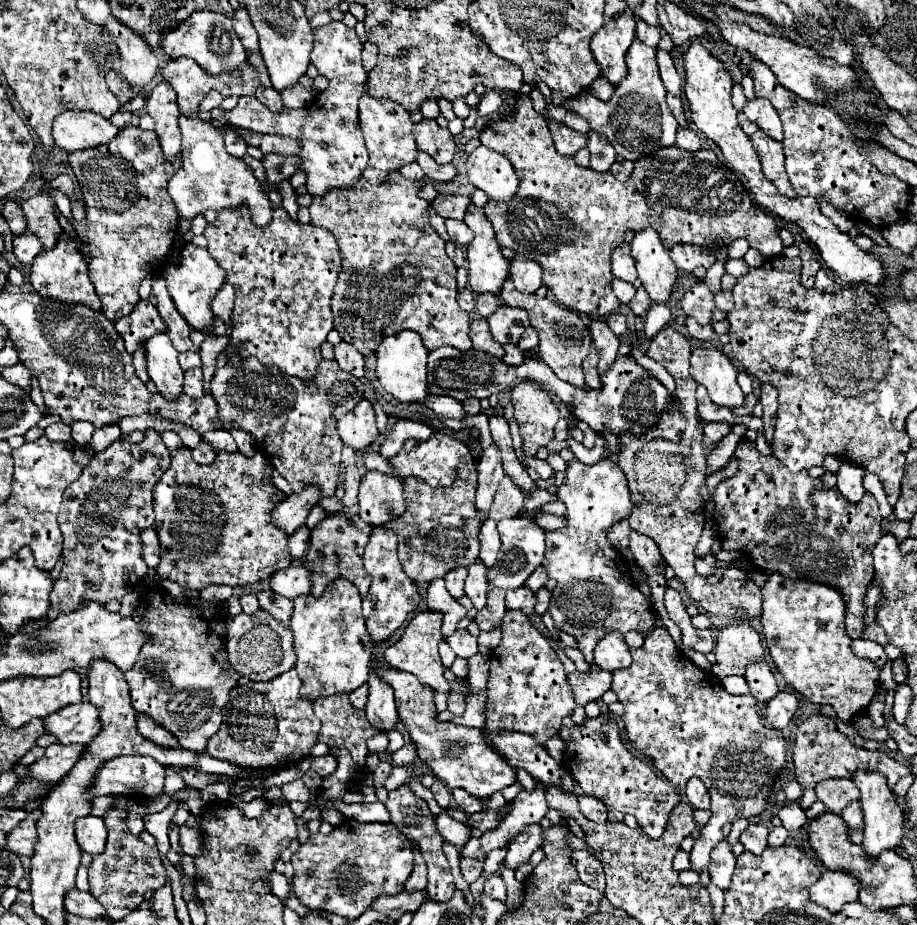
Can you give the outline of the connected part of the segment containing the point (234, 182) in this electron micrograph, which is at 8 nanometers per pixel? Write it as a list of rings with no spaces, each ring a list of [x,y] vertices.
[[[199,116],[193,118],[179,118],[179,128],[183,134],[183,150],[181,150],[181,158],[183,164],[181,168],[171,176],[169,180],[169,196],[173,198],[179,216],[193,220],[197,214],[205,212],[207,208],[211,210],[237,210],[241,206],[249,208],[251,214],[251,222],[257,228],[263,228],[265,224],[269,224],[269,220],[273,218],[273,206],[263,190],[263,186],[257,182],[257,178],[253,176],[253,170],[241,160],[241,158],[233,158],[223,144],[223,130],[199,120]]]

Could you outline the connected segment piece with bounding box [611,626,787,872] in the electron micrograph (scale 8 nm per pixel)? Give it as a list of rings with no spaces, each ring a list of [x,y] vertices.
[[[659,626],[655,630],[651,630],[647,636],[645,636],[645,644],[639,648],[639,650],[631,650],[631,656],[633,656],[633,664],[629,668],[623,668],[619,672],[613,672],[613,684],[611,684],[611,690],[617,694],[617,700],[623,704],[625,712],[623,712],[623,730],[627,734],[627,740],[633,744],[635,750],[639,750],[641,754],[645,754],[655,766],[657,770],[677,788],[684,789],[689,778],[701,778],[701,782],[705,784],[705,788],[709,790],[709,796],[711,796],[711,818],[709,822],[699,830],[699,838],[695,840],[695,846],[691,850],[691,868],[693,870],[701,870],[701,868],[707,868],[709,866],[709,854],[711,850],[717,846],[717,842],[721,842],[725,836],[721,832],[723,824],[727,822],[733,822],[737,820],[739,816],[759,816],[765,808],[767,808],[767,802],[769,802],[769,794],[773,790],[773,782],[775,778],[779,776],[779,772],[785,768],[787,764],[787,758],[785,758],[785,738],[783,738],[783,732],[777,730],[777,728],[769,728],[765,724],[765,718],[763,718],[763,710],[761,706],[757,704],[757,700],[753,700],[751,694],[743,694],[743,696],[733,696],[733,694],[727,694],[721,686],[721,682],[717,680],[717,676],[713,676],[713,672],[707,672],[707,670],[701,670],[697,668],[689,658],[685,658],[685,654],[681,650],[677,650],[671,634],[665,630],[665,626]]]

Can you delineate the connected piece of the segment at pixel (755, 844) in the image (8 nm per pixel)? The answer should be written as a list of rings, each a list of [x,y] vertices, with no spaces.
[[[749,824],[749,828],[741,834],[741,844],[745,850],[753,854],[761,854],[761,850],[767,848],[767,826],[765,824]]]

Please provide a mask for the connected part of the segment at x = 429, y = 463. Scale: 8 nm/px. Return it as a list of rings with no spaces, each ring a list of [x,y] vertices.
[[[435,432],[433,440],[407,440],[401,448],[401,452],[393,458],[389,458],[389,462],[393,464],[393,476],[397,478],[407,478],[407,476],[417,476],[417,478],[423,478],[429,486],[437,488],[437,486],[449,486],[453,484],[455,476],[457,476],[457,468],[461,464],[469,464],[469,462],[475,462],[469,454],[469,448],[459,442],[459,440],[453,440],[451,436],[447,436],[445,432]]]

